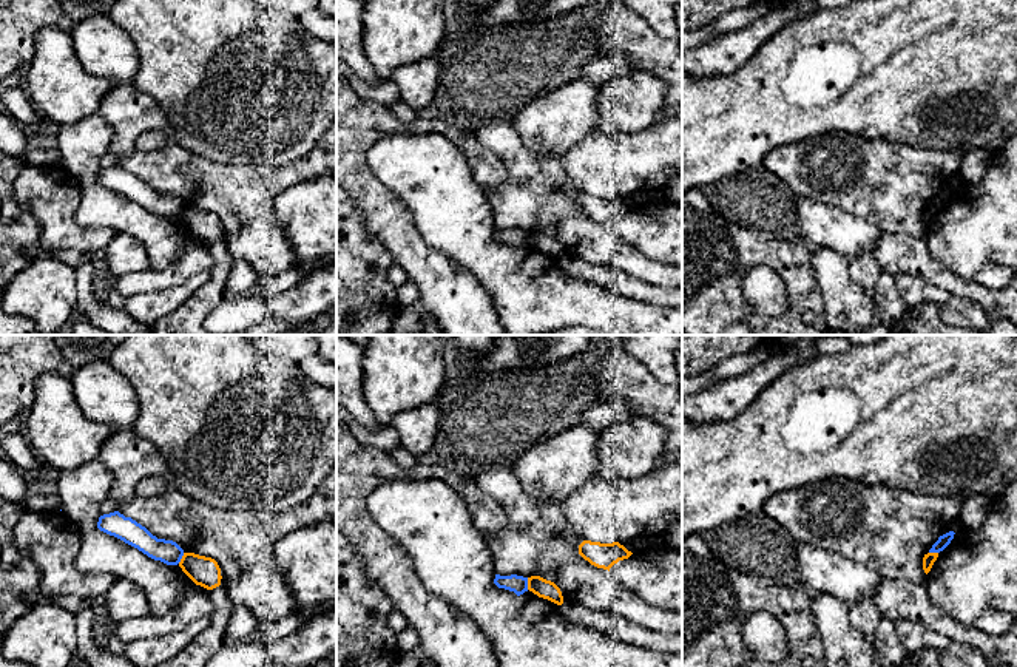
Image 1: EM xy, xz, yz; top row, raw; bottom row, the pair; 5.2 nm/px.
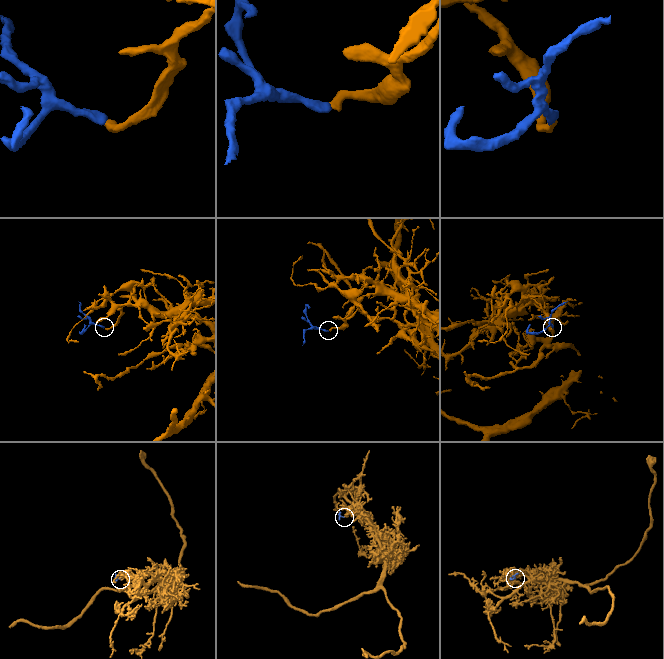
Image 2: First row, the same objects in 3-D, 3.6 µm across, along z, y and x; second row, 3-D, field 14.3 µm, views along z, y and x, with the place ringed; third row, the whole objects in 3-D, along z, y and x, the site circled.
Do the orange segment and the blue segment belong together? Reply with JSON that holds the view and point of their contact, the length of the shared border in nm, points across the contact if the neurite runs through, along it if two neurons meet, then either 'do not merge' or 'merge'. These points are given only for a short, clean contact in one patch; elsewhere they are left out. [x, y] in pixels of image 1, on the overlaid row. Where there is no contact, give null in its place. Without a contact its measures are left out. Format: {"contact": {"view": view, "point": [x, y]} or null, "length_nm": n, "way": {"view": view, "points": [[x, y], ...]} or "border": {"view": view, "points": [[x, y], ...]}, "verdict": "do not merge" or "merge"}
{"contact": {"view": "xz", "point": [528, 584]}, "length_nm": 60, "border": {"view": "xz", "points": [[527, 578], [528, 589]]}, "verdict": "do not merge"}

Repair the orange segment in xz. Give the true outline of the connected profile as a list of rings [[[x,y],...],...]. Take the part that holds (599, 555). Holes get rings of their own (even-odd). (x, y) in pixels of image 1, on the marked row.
[[[583,540],[579,545],[579,554],[597,568],[608,570],[619,560],[628,559],[633,553],[619,542],[600,543]]]

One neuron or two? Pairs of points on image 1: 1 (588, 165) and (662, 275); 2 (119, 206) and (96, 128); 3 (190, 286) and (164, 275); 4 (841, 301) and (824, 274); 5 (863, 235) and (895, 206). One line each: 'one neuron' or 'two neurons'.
1: two neurons
2: one neuron
3: two neurons
4: one neuron
5: two neurons

